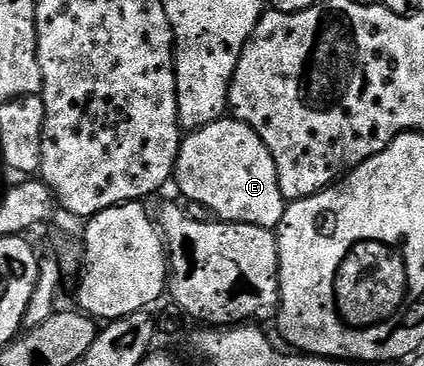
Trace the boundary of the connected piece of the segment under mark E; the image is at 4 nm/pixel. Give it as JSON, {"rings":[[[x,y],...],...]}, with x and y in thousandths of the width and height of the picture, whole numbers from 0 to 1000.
{"rings":[[[521,325],[474,352],[455,352],[427,383],[410,505],[434,538],[462,560],[493,571],[521,604],[559,604],[564,615],[597,615],[649,628],[670,593],[675,552],[656,511],[656,467],[646,456],[646,423],[608,380],[608,369],[580,336],[554,325]]]}

